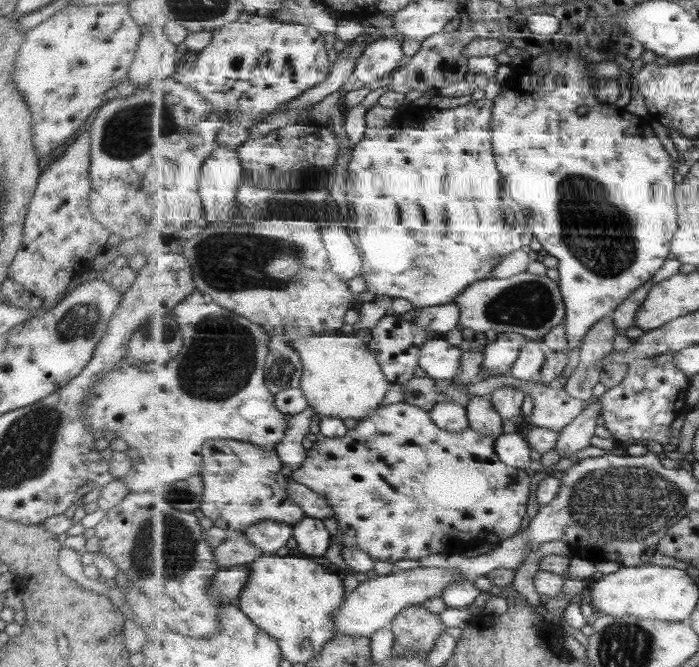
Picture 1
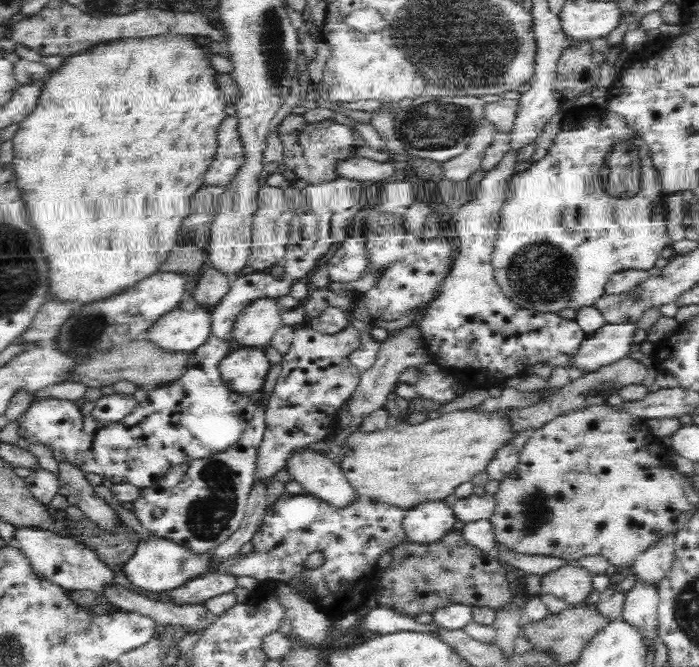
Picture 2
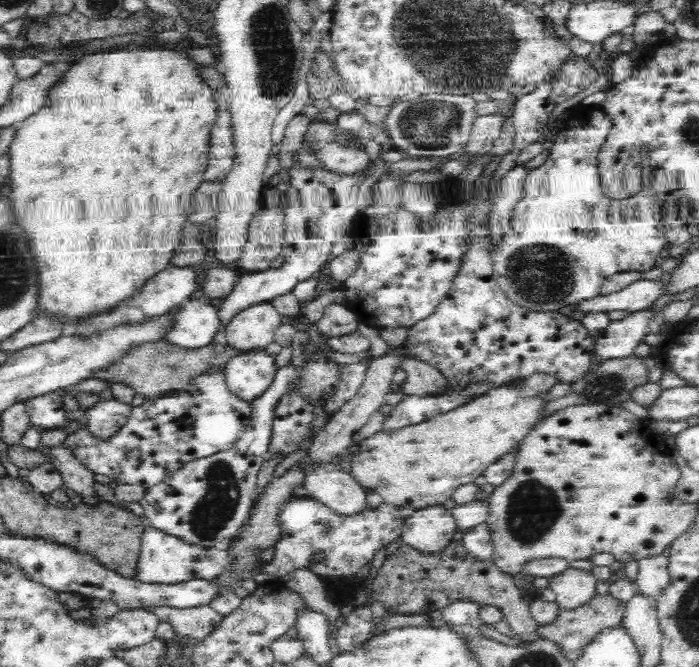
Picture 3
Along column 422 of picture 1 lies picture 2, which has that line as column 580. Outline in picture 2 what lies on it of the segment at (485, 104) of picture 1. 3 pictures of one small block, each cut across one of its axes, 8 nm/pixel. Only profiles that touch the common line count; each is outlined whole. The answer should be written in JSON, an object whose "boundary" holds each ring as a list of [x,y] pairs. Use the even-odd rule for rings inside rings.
{"boundary":[[[589,104],[586,107],[582,107],[582,109],[588,110],[588,120],[578,120],[576,128],[570,128],[570,130],[564,130],[562,128],[562,132],[558,132],[558,136],[553,140],[554,142],[546,156],[534,163],[528,170],[517,174],[514,179],[510,180],[513,184],[511,185],[506,202],[500,210],[499,231],[491,256],[495,281],[506,297],[510,298],[511,301],[515,302],[519,307],[524,307],[526,310],[540,311],[541,313],[558,313],[559,310],[564,310],[564,308],[574,308],[577,310],[582,307],[593,306],[595,302],[605,294],[604,288],[610,276],[613,276],[613,274],[617,272],[622,272],[623,270],[650,270],[650,268],[656,264],[656,260],[660,257],[660,252],[662,252],[664,246],[672,244],[667,233],[667,223],[663,216],[661,201],[664,196],[662,192],[660,192],[661,185],[649,154],[649,147],[644,145],[644,142],[637,141],[640,159],[642,160],[642,186],[640,194],[632,196],[632,198],[608,198],[608,196],[604,194],[604,156],[606,156],[606,152],[610,152],[610,148],[612,148],[614,144],[627,141],[628,138],[630,138],[629,132],[625,129],[624,121],[607,108],[598,110],[598,108],[594,108],[593,104]]]}

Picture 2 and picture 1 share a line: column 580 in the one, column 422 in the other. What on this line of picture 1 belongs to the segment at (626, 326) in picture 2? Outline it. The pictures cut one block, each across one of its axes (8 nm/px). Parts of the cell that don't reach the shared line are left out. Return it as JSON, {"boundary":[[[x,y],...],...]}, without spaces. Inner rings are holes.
{"boundary":[[[445,338],[427,341],[420,350],[419,366],[429,377],[451,382],[462,365],[463,353]]]}

